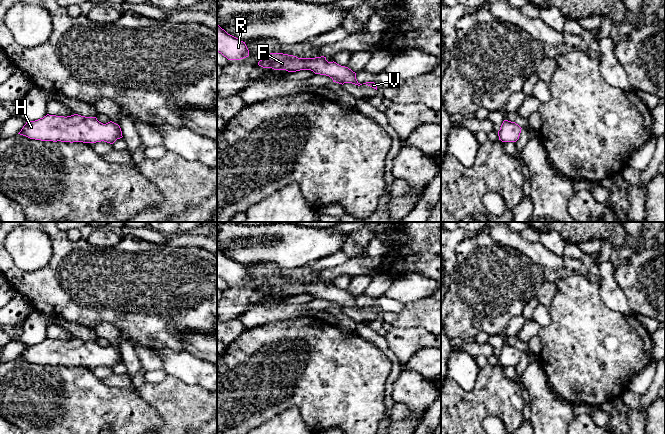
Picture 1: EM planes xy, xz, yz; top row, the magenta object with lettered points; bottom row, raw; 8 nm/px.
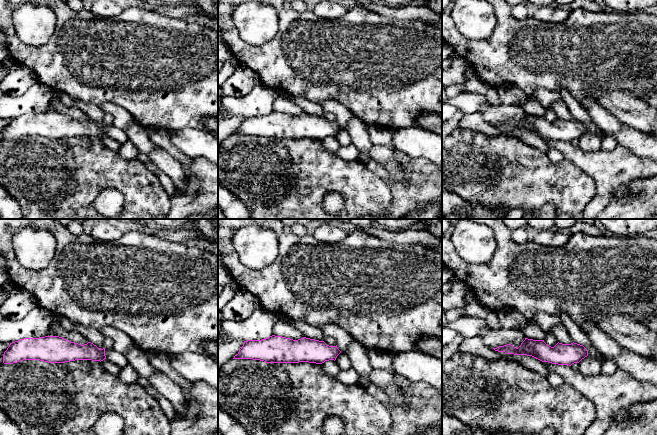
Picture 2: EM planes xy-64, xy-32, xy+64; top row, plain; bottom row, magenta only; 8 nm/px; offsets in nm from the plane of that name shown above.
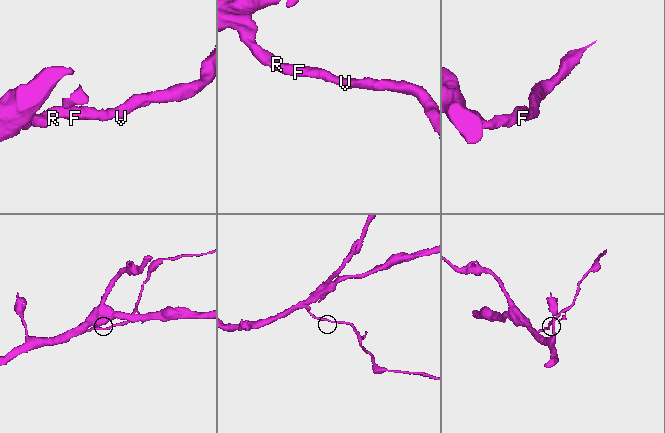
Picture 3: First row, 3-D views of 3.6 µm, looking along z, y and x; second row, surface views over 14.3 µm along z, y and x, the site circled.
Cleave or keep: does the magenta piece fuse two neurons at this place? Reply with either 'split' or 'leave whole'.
leave whole

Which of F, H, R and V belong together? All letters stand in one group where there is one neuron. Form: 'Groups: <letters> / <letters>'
Groups: F H R V

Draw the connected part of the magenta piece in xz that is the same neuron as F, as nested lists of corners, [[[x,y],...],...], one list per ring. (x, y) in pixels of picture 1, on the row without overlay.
[[[270,277],[258,286],[263,292],[272,292],[274,294],[286,294],[296,296],[300,294],[311,294],[315,298],[329,300],[333,306],[344,308],[352,307],[362,309],[356,303],[356,297],[345,290],[336,286],[328,286],[326,281],[298,282],[293,279],[283,277]]]

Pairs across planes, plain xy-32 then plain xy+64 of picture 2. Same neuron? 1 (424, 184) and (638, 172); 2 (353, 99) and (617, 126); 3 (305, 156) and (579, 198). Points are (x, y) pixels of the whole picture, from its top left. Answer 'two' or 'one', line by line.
1: one
2: two
3: one

